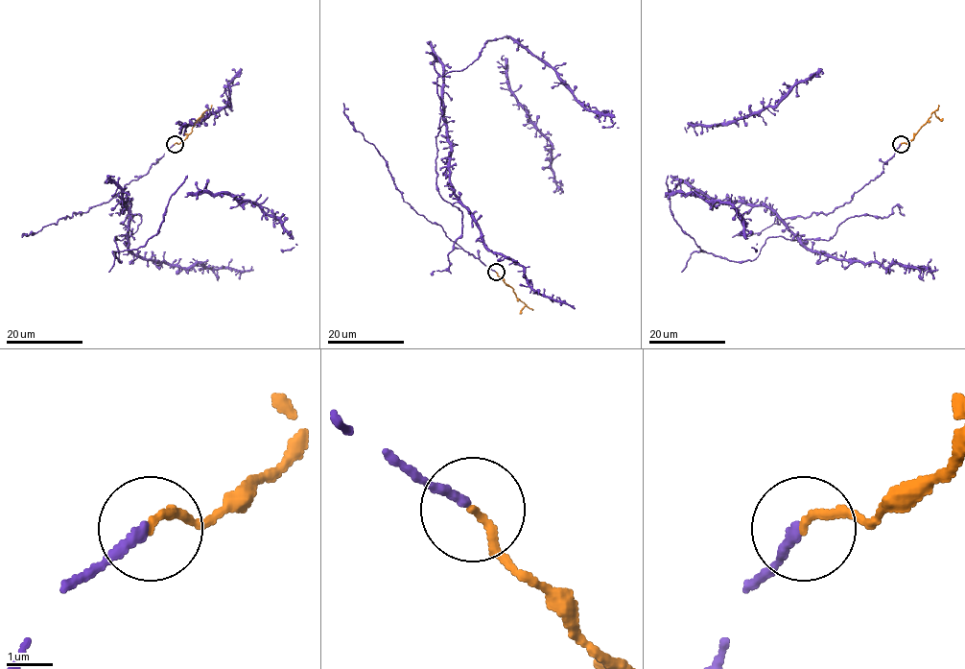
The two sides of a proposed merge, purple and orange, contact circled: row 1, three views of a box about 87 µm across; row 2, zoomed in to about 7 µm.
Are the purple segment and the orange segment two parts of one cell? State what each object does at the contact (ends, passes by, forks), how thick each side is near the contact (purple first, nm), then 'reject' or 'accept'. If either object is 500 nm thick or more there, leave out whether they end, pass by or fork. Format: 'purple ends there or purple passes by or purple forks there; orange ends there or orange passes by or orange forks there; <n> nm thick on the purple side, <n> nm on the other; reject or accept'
purple ends there; orange ends there; 220 nm thick on the purple side, 170 nm on the other; accept

